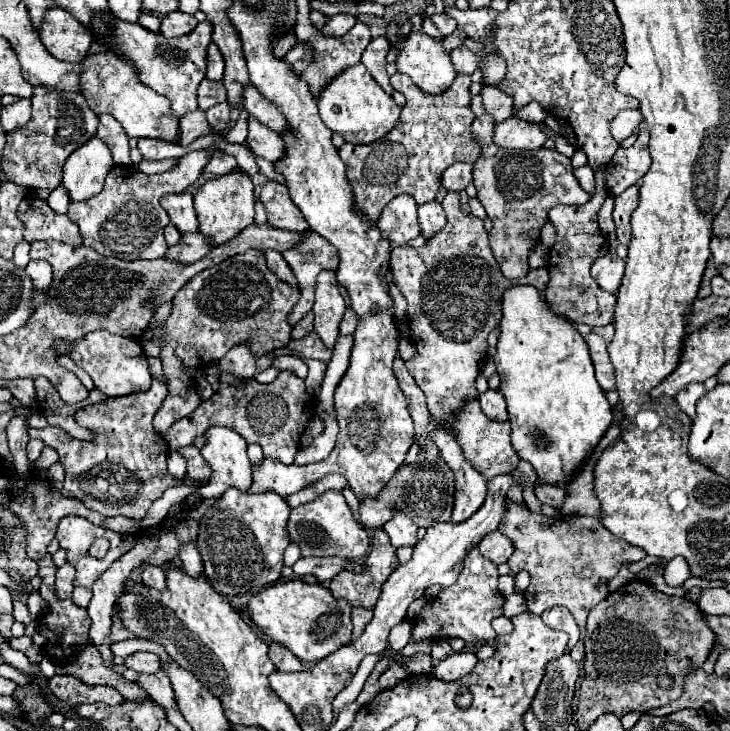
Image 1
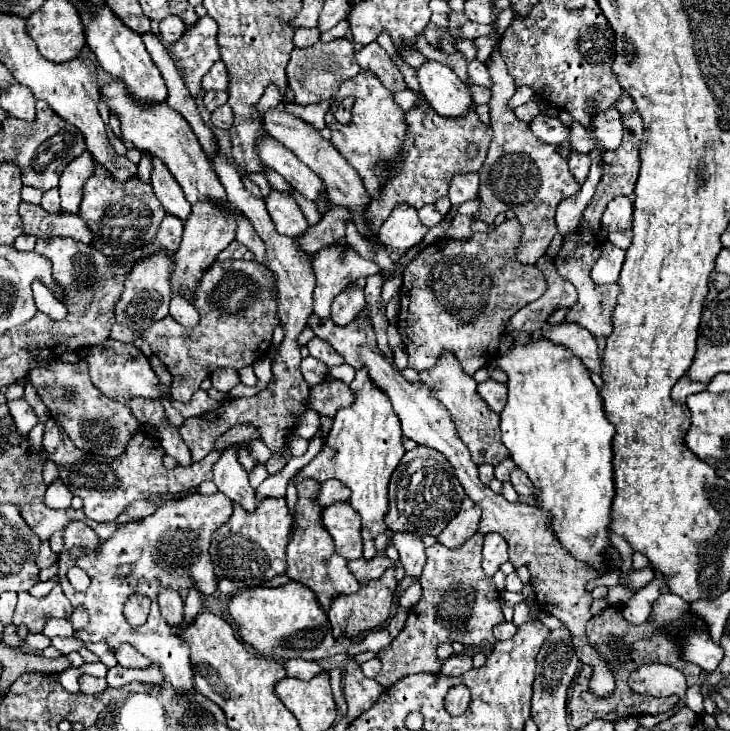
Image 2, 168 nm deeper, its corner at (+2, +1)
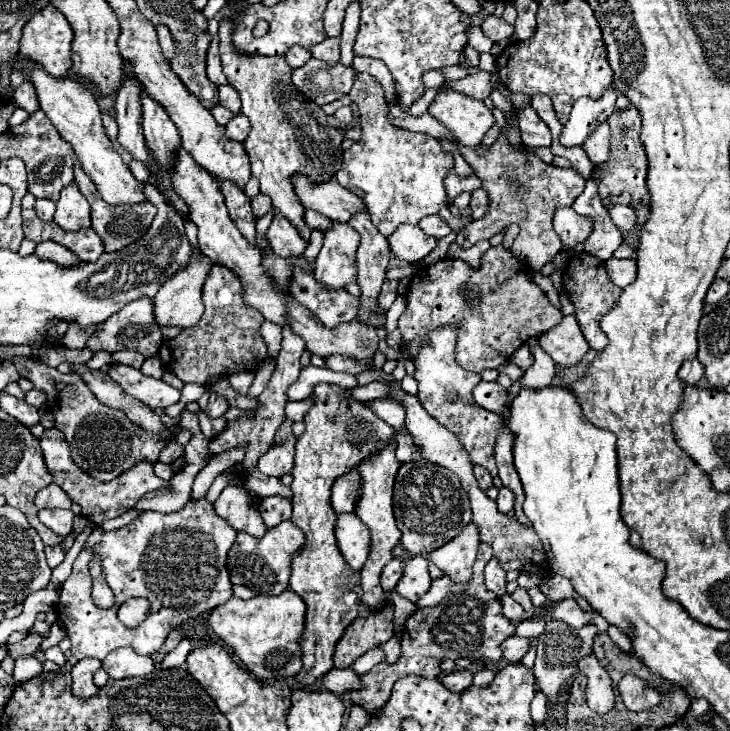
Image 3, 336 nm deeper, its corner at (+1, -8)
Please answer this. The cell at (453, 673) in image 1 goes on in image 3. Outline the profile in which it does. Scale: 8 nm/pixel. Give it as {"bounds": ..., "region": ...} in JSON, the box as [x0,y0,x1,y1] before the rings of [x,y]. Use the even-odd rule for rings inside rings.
{"bounds":[440,670,472,692],"region":[[[454,670],[446,676],[440,678],[440,682],[450,690],[450,692],[464,692],[472,686],[472,672],[468,670]]]}

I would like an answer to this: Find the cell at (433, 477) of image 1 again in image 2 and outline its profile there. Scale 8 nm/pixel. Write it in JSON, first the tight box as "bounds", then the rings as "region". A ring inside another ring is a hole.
{"bounds":[383,445,465,537],"region":[[[419,445],[403,455],[403,463],[399,463],[395,475],[391,475],[389,511],[383,521],[391,531],[415,531],[417,535],[437,537],[459,513],[463,495],[465,491],[455,477],[451,463],[439,451]]]}

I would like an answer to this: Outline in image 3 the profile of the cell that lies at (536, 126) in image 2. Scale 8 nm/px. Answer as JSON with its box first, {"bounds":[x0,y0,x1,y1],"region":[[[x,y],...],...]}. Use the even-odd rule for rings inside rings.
{"bounds":[560,88,616,146],"region":[[[608,88],[600,100],[580,98],[572,108],[572,118],[564,126],[560,142],[564,146],[580,146],[588,138],[592,128],[606,122],[608,116],[614,112],[616,96],[616,88]]]}

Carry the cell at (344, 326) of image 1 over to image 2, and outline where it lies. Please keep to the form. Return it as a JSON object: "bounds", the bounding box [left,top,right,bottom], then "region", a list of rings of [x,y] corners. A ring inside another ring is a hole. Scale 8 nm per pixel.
{"bounds":[331,289,365,325],"region":[[[361,289],[343,291],[339,297],[335,297],[335,303],[331,305],[331,319],[335,325],[347,325],[357,317],[357,313],[363,307],[365,307],[365,297]]]}

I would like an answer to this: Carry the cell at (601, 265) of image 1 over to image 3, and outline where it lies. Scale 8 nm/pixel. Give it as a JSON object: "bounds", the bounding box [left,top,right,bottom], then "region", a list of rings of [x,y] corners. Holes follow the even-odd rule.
{"bounds":[606,258,638,288],"region":[[[610,258],[610,260],[606,260],[606,268],[608,268],[610,280],[620,288],[626,288],[628,284],[632,284],[636,280],[636,272],[638,272],[636,258],[626,258],[626,260]]]}

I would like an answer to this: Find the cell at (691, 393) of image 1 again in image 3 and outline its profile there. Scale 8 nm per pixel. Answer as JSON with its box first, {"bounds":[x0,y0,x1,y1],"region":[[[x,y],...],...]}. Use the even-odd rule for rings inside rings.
{"bounds":[678,358,704,386],"region":[[[698,358],[686,360],[686,362],[682,364],[682,368],[680,368],[678,376],[680,376],[680,380],[682,380],[682,382],[696,386],[696,384],[702,380],[702,376],[704,376],[704,366],[700,364],[700,360],[698,360]]]}

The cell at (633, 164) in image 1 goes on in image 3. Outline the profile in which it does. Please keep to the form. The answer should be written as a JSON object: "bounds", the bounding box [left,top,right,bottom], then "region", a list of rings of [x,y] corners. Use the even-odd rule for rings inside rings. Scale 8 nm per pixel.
{"bounds":[592,106,648,206],"region":[[[636,106],[624,110],[614,110],[608,118],[610,124],[610,156],[604,164],[598,164],[592,172],[592,178],[598,184],[598,194],[604,206],[608,204],[630,204],[642,200],[648,194],[646,176],[648,176],[648,158],[644,144],[640,142],[640,112]]]}

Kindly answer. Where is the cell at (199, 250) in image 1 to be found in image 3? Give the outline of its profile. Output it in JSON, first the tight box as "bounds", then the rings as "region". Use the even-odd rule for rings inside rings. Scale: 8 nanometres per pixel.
{"bounds":[86,298,162,358],"region":[[[140,298],[140,300],[128,302],[120,312],[116,312],[116,316],[112,316],[104,324],[96,326],[96,332],[92,334],[92,338],[86,344],[92,352],[104,350],[104,352],[112,354],[116,350],[130,348],[130,350],[144,354],[146,358],[154,356],[162,344],[162,334],[160,334],[160,328],[156,328],[156,320],[152,320],[152,300]]]}

